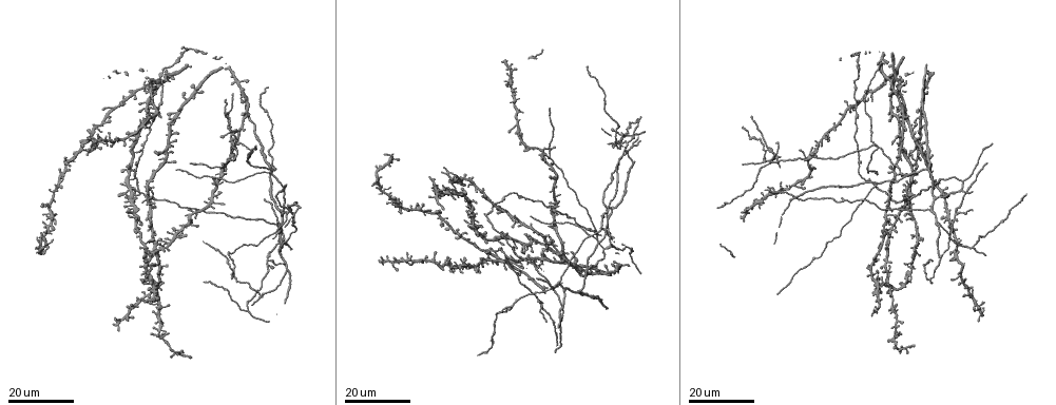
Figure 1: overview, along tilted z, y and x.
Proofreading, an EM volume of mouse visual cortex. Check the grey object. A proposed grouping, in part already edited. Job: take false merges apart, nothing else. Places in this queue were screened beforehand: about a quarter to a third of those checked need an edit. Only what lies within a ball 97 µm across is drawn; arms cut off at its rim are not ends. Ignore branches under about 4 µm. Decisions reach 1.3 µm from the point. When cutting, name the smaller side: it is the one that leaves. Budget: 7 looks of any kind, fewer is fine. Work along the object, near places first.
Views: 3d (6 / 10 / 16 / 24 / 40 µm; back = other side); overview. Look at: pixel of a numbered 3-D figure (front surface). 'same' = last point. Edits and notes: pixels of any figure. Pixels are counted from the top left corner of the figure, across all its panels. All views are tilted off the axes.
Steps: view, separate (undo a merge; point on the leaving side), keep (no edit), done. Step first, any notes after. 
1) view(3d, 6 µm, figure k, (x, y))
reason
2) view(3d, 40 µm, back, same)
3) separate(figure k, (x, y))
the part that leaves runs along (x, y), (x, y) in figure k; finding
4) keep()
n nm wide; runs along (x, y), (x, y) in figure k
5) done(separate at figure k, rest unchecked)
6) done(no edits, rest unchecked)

view(3d, 16 µm, figure 1, (928, 171))
branch point

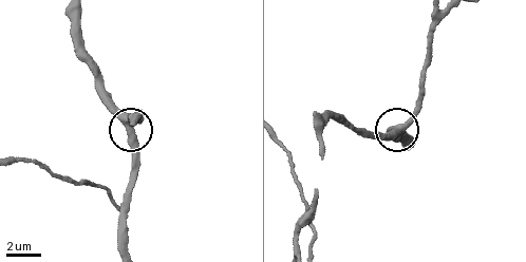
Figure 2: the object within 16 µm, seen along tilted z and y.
view(3d, 10 µm, figure 2, (400, 128))

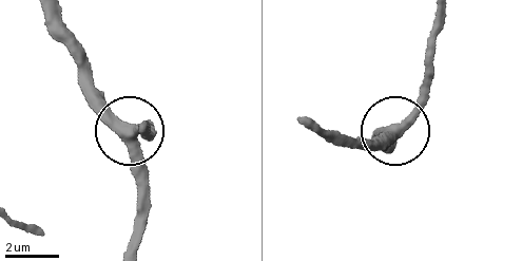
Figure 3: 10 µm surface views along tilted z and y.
keep()
3 arms; runs along (133, 241), (136, 180), (127, 134), (81, 88) in figure 3; one neuron here

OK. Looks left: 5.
view(3d, 16 µm, figure 1, (286, 269))
branch point

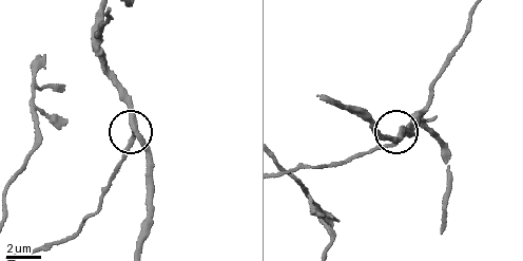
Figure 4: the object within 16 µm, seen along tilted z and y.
view(3d, 10 µm, figure 4, (134, 126))

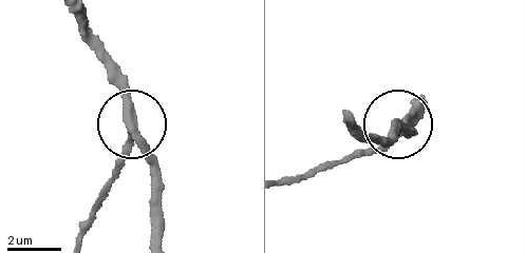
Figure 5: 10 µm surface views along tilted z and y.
keep()
270 nm wide; runs along (76, 12), (82, 34), (107, 63), (134, 137), (162, 180) in figure 5; one neuron here

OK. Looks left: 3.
view(3d, 16 µm, figure 1, (957, 215))
three-way junction

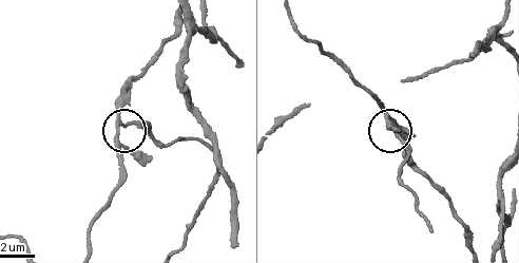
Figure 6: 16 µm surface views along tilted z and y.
view(3d, 10 µm, figure 6, (120, 123))

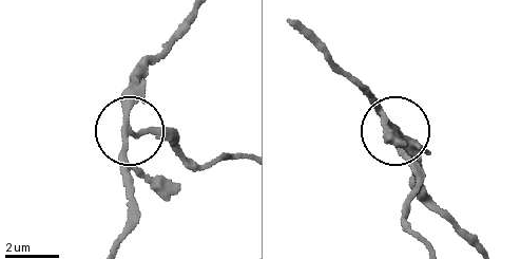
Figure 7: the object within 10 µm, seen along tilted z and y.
separate(figure 7, (160, 132))
180 nm wide; the part that leaves runs along (130, 129), (171, 140), (196, 161), (230, 153), (245, 158) in figure 7; a second neuron is stuck on

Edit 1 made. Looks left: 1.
done(separate at figure 7, rest unchecked)

